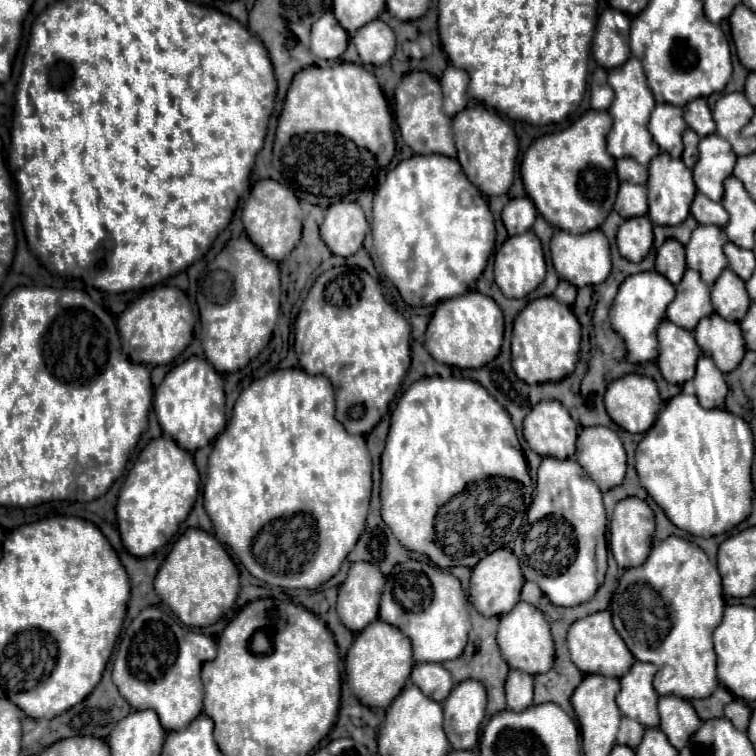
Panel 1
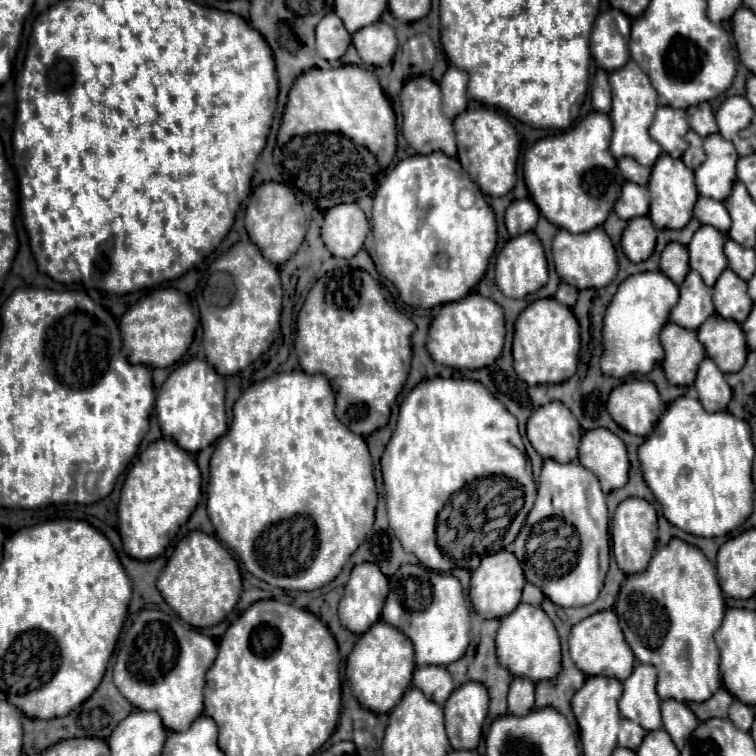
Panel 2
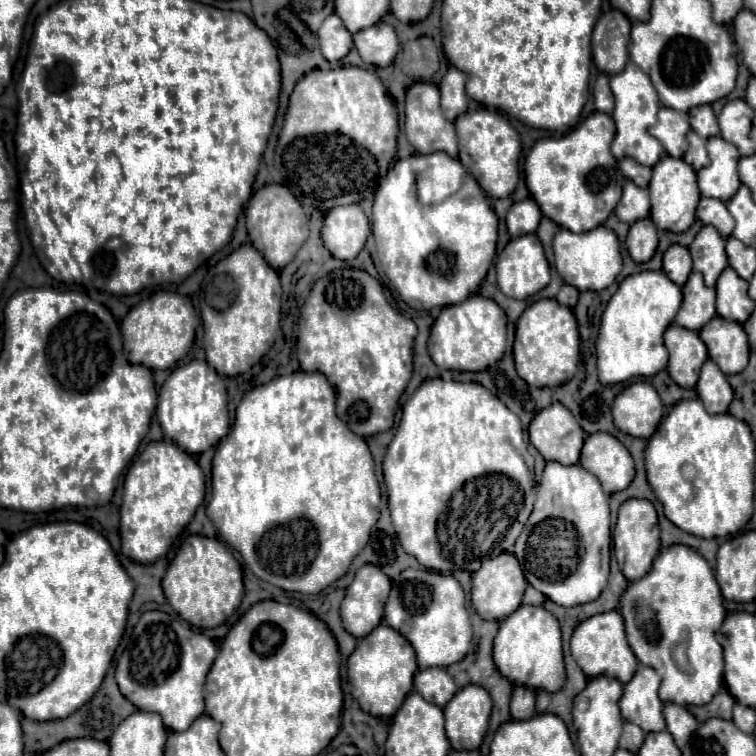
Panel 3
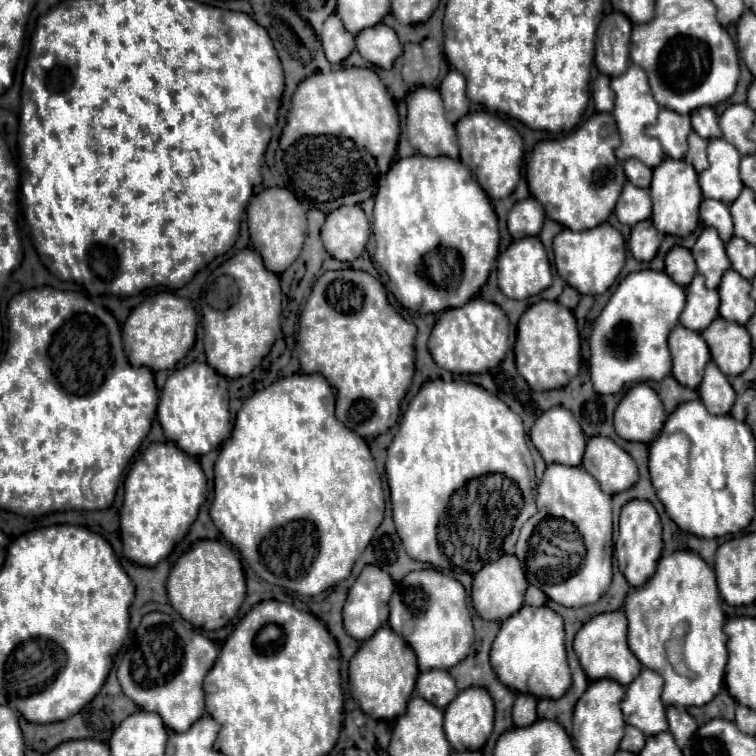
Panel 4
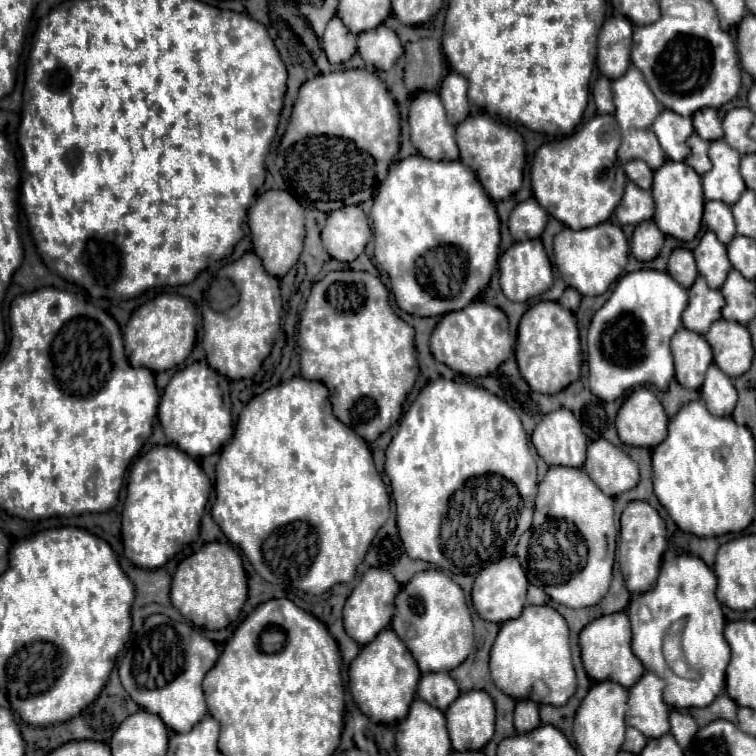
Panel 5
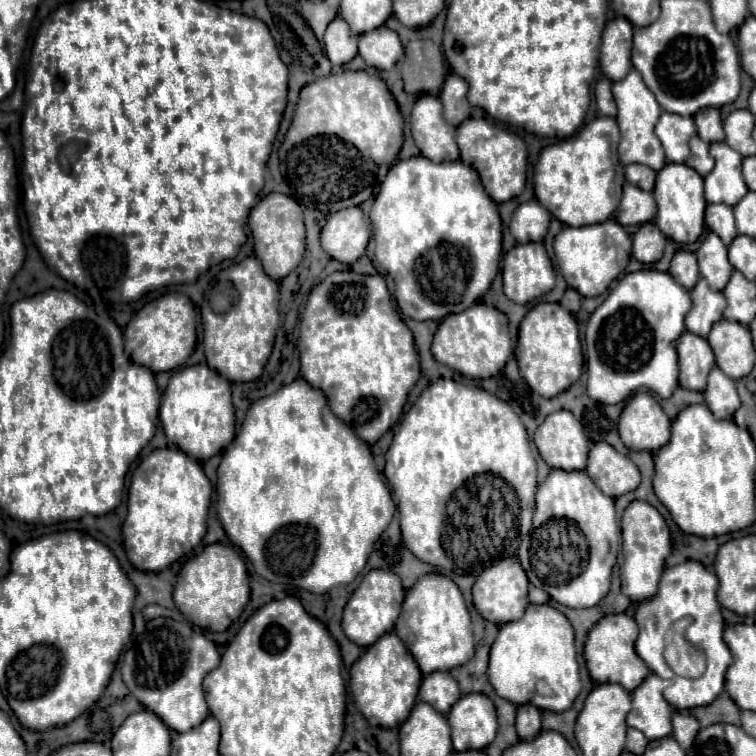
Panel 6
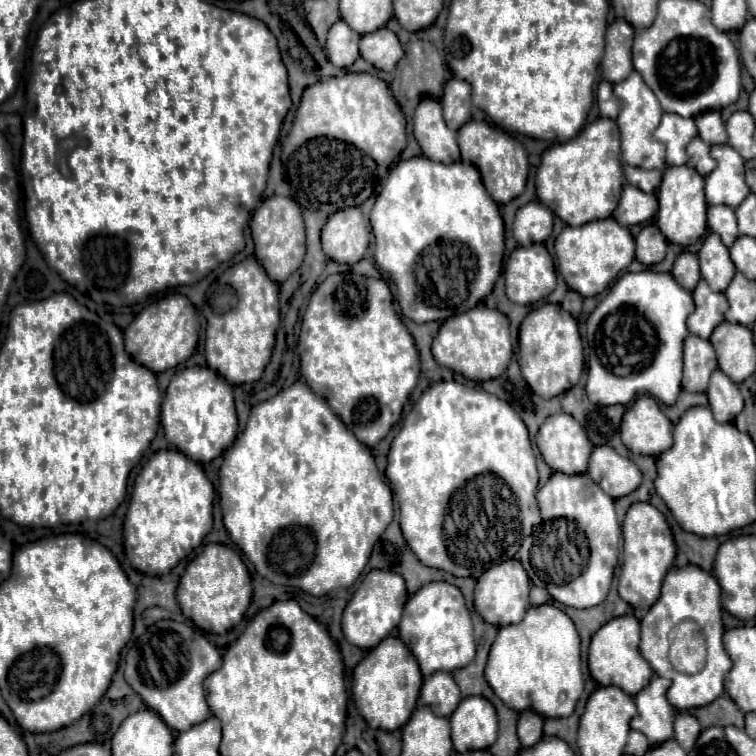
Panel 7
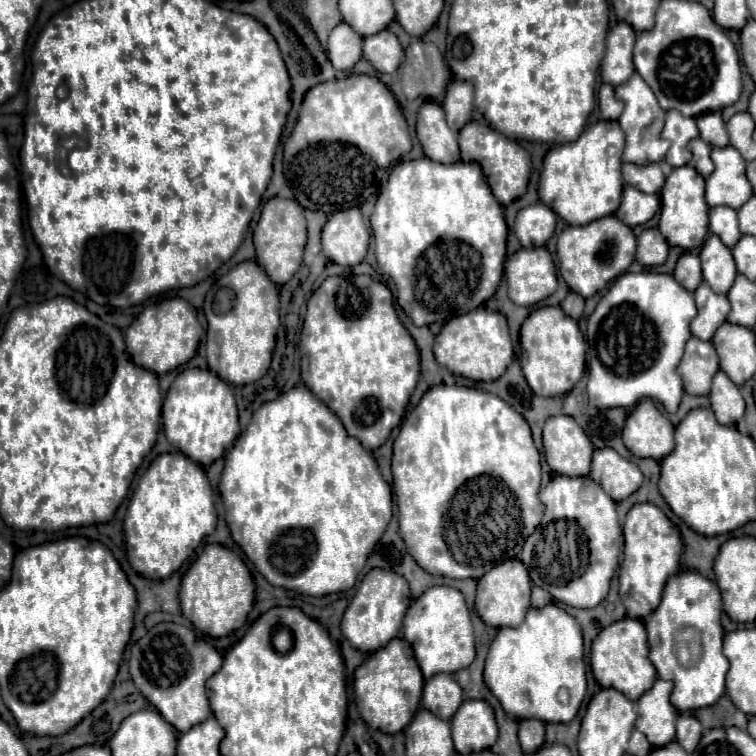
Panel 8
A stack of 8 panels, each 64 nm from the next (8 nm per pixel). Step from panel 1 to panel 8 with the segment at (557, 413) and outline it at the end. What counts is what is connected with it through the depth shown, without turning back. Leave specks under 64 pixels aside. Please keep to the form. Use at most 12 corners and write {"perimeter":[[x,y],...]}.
{"perimeter":[[570,416],[548,418],[544,452],[562,476],[588,476],[594,446]]}

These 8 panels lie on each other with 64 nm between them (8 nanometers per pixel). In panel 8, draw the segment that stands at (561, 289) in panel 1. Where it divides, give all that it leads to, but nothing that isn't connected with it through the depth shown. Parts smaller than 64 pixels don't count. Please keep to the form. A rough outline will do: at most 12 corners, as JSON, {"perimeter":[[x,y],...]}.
{"perimeter":[[570,292],[562,302],[568,316],[578,320],[584,310],[584,298]]}

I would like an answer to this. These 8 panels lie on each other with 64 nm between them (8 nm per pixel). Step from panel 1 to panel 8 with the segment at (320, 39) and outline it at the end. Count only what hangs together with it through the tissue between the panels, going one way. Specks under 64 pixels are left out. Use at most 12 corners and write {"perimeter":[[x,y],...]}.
{"perimeter":[[342,22],[326,54],[336,70],[362,58],[362,36]]}

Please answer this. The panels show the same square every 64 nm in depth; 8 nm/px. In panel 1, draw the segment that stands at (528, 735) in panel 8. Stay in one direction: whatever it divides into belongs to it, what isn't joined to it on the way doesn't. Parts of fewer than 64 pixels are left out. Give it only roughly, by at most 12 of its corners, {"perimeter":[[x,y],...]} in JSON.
{"perimeter":[[510,670],[506,704],[512,712],[532,706],[534,678]]}

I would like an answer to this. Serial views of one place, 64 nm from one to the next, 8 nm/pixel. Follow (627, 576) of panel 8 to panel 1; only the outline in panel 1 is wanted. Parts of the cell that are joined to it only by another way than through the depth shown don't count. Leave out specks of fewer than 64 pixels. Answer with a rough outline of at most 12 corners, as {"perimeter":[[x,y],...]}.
{"perimeter":[[624,498],[610,520],[610,548],[622,570],[642,566],[654,512]]}

